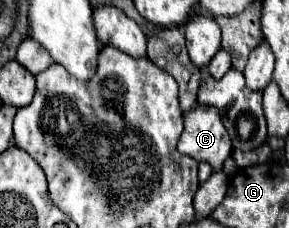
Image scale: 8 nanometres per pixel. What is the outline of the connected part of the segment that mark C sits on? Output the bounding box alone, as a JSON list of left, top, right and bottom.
[178,104,232,170]

